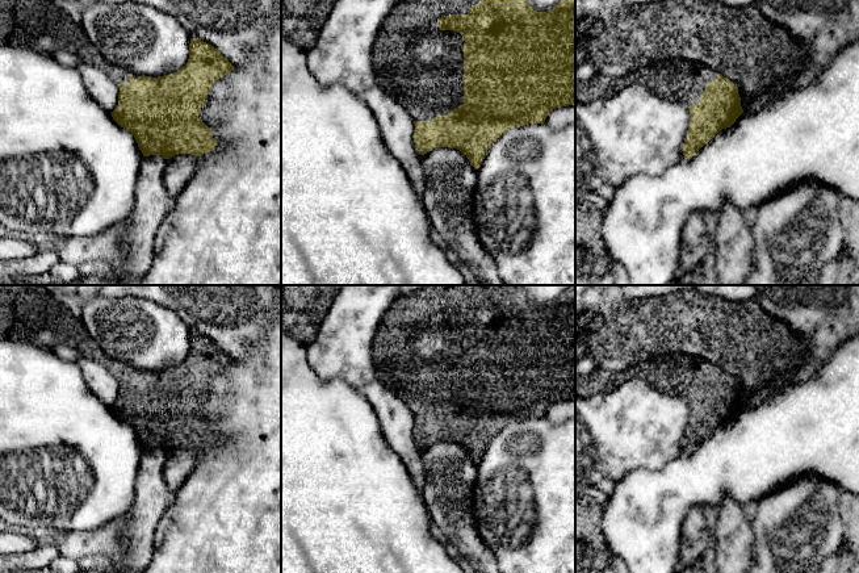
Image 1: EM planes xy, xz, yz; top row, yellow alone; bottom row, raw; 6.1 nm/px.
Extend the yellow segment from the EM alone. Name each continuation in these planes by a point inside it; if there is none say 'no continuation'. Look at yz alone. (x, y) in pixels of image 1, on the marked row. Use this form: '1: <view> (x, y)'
1: yz (681, 80)

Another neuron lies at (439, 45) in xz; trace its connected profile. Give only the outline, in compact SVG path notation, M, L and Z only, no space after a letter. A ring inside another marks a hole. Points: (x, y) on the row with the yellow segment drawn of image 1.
M435 28L430 34L410 38L410 53L418 63L432 64L456 58L464 43L460 33Z

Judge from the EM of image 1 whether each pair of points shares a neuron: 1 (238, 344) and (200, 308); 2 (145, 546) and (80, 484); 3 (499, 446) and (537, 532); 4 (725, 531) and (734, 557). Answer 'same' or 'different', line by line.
1: same
2: different
3: same
4: same

